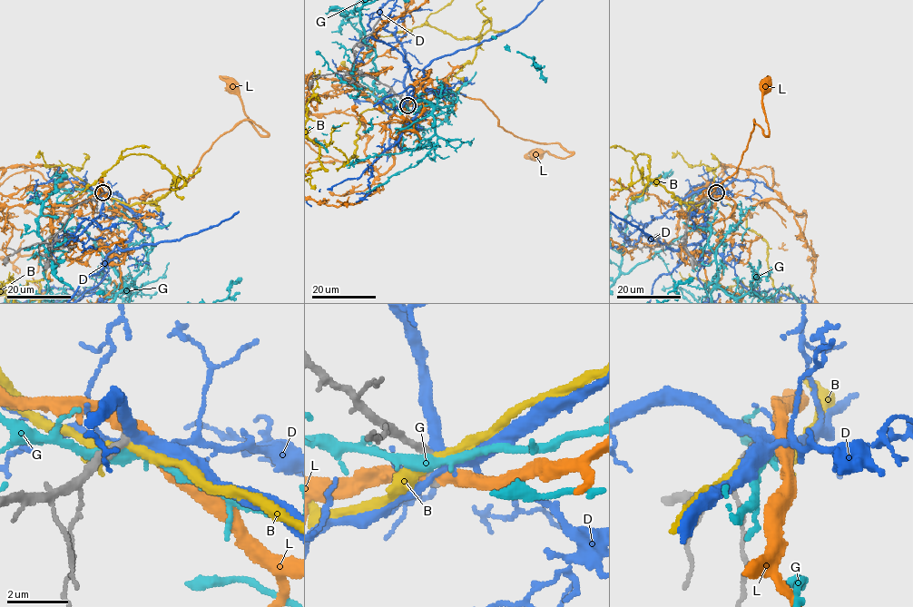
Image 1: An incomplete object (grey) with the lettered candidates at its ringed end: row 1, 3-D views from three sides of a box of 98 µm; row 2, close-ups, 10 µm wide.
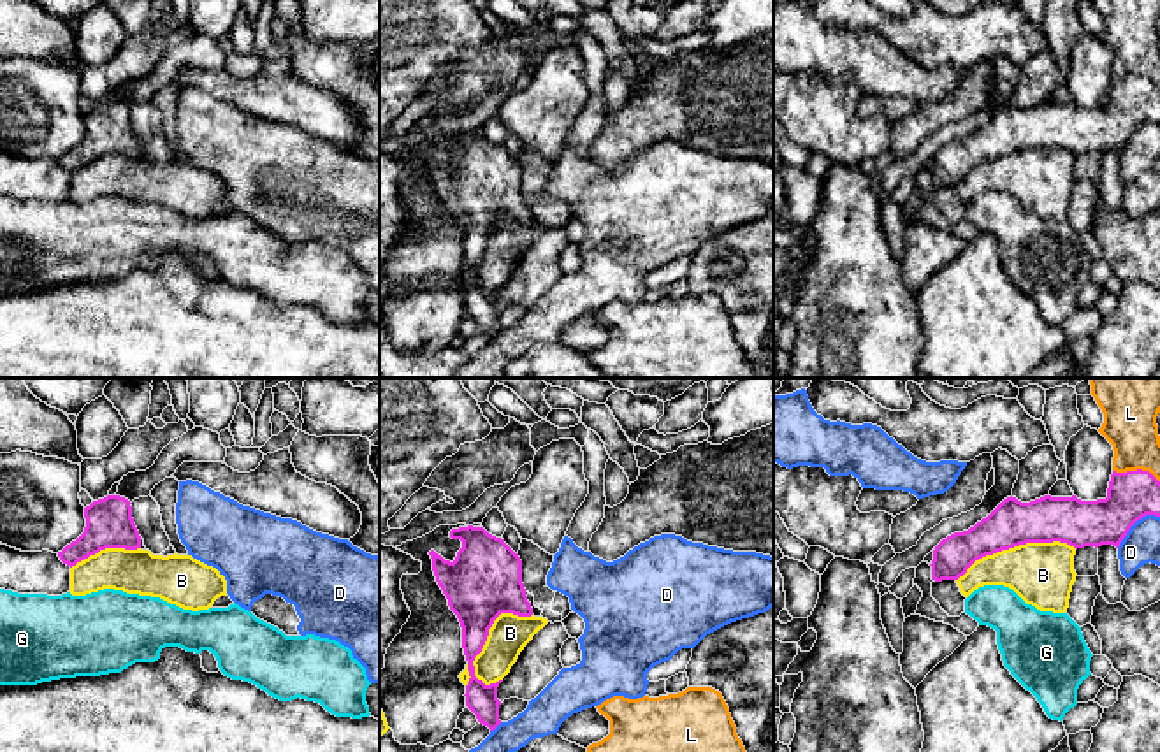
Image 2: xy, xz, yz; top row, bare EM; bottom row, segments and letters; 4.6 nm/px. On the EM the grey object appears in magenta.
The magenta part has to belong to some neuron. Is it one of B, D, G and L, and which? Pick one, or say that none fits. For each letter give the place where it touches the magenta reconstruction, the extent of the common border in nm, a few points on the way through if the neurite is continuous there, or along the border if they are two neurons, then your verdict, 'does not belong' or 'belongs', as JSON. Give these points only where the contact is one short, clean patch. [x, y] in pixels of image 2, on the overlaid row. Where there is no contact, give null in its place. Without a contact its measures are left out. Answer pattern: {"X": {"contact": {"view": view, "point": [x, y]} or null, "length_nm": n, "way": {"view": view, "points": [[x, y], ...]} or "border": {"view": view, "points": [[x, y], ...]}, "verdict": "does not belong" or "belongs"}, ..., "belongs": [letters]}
{"B": {"contact": {"view": "xz", "point": [487, 635]}, "length_nm": 440, "verdict": "does not belong"}, "D": {"contact": {"view": "yz", "point": [1134, 522]}, "length_nm": 240, "border": {"view": "yz", "points": [[1159, 515], [1143, 515], [1116, 547]]}, "verdict": "does not belong"}, "G": {"contact": null, "verdict": "does not belong"}, "L": {"contact": {"view": "yz", "point": [1138, 470]}, "length_nm": 220, "verdict": "does not belong"}, "belongs": []}

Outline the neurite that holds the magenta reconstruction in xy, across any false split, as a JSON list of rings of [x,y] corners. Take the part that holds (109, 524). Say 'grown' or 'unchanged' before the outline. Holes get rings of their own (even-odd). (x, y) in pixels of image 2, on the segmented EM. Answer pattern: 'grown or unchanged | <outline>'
unchanged | [[[107,495],[84,508],[84,532],[67,545],[58,557],[67,566],[105,548],[141,548],[141,536],[132,518],[132,503],[120,495]]]

